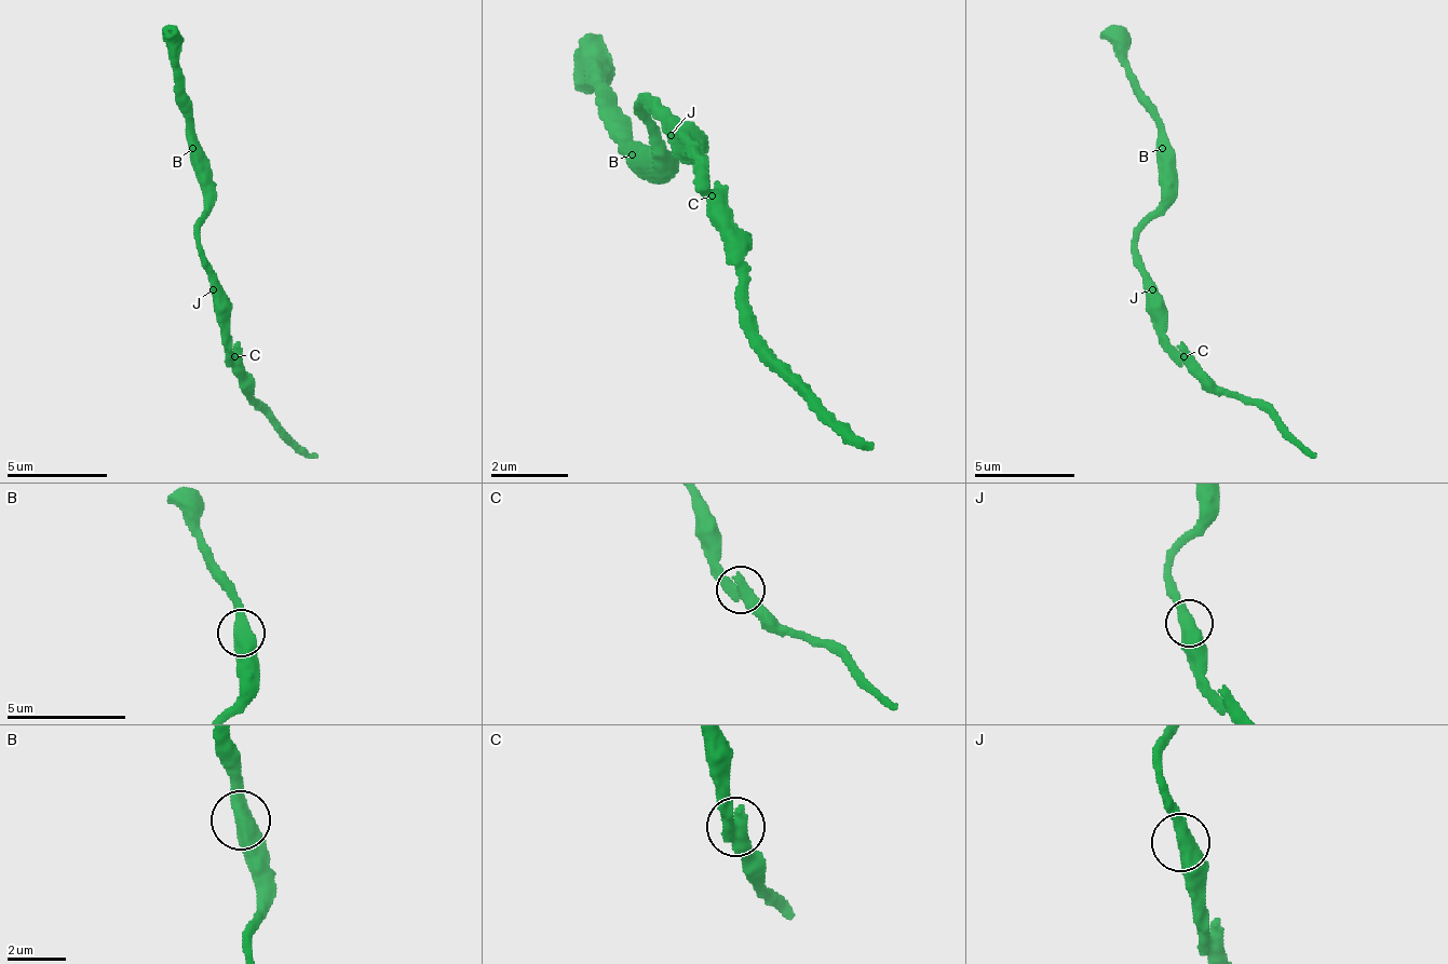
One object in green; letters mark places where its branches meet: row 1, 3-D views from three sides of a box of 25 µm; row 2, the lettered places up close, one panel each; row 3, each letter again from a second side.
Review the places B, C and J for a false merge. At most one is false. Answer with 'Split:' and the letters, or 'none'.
Split: none

